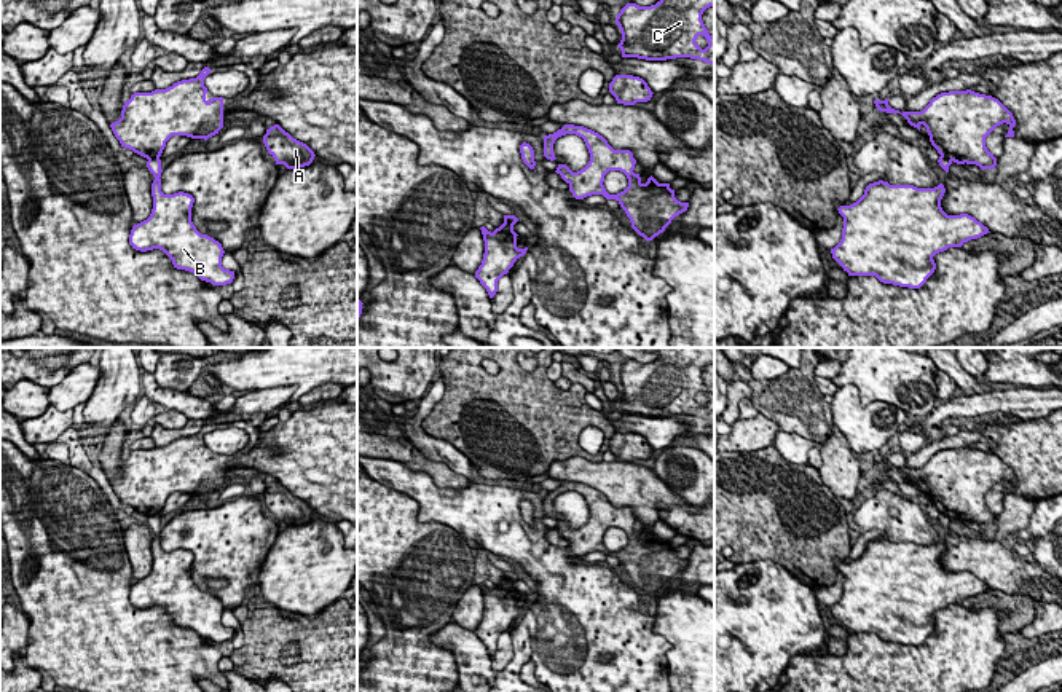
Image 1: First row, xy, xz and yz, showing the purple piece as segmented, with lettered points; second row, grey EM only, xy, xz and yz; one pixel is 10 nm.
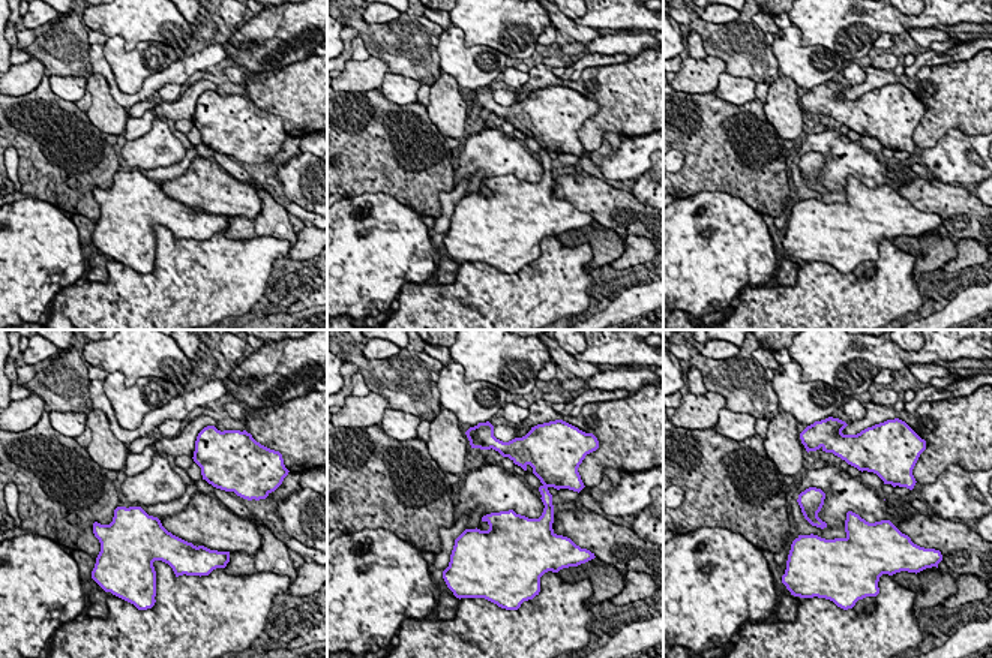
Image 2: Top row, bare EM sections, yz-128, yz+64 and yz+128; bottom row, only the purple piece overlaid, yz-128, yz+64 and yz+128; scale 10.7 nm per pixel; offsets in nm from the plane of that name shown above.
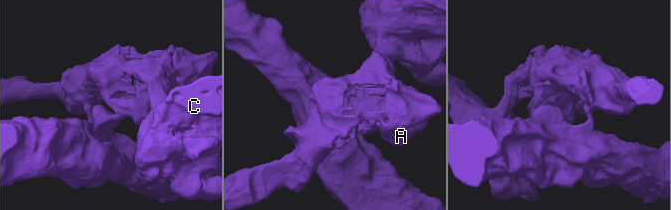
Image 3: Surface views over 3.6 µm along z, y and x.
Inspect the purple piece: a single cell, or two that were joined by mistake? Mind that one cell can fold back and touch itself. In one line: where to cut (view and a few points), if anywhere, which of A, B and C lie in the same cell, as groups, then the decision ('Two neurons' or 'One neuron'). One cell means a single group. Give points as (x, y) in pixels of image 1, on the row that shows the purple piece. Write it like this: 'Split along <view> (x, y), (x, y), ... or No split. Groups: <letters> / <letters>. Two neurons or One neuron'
Split along xy (158, 155), (149, 160). Groups: A C / B. Two neurons

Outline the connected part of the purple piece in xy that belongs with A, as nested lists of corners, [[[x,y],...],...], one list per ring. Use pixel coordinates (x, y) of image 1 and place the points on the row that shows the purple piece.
[[[279,124],[266,129],[263,144],[276,164],[284,164],[287,169],[309,166],[316,156],[306,144],[293,139]]]

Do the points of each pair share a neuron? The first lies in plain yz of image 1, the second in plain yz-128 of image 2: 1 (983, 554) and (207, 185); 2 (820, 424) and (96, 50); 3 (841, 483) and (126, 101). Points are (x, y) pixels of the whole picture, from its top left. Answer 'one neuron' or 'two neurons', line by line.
1: one neuron
2: two neurons
3: two neurons

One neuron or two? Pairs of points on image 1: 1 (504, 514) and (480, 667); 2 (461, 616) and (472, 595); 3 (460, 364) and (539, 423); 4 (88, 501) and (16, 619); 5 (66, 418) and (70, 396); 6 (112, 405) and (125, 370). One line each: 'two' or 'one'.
1: two
2: one
3: one
4: two
5: two
6: one

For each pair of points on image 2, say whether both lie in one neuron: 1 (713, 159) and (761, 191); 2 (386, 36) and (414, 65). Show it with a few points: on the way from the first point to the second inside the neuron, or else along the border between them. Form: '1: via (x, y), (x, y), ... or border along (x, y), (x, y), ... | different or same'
1: via (725, 159), (730, 159), (749, 179) | same
2: via (393, 44), (407, 57) | same

